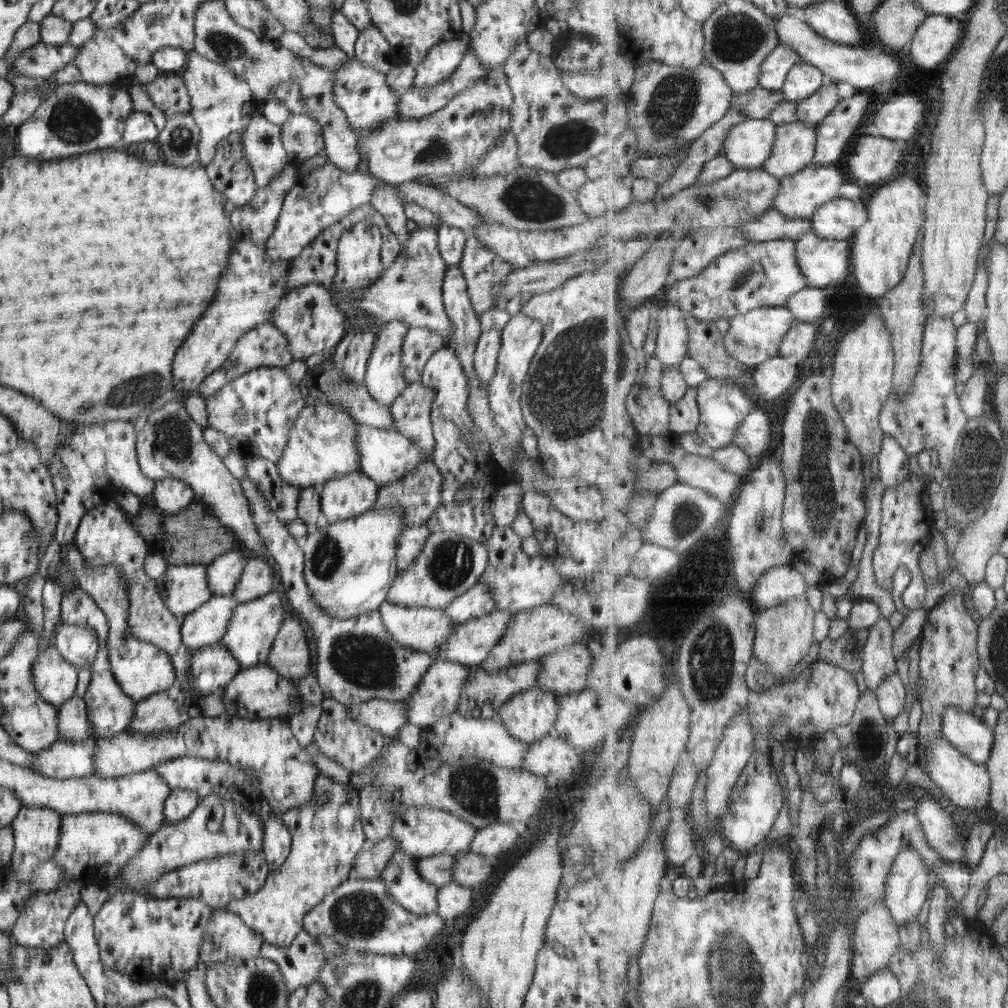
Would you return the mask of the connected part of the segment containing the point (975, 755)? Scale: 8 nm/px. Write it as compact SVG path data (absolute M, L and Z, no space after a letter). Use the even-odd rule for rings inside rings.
M949 706L944 718L944 732L946 738L969 758L981 764L990 763L998 738L982 717L959 706Z

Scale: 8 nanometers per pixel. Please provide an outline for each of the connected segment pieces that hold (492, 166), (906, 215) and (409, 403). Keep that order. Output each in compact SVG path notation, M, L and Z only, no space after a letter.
M511 129L501 134L501 140L491 148L480 164L471 170L473 176L502 175L522 166L517 153L517 140Z
M901 173L894 182L886 184L878 194L872 195L868 206L870 220L862 230L856 233L854 243L853 272L859 285L872 298L887 296L896 287L900 287L912 263L912 256L922 243L928 220L928 210L922 208L922 200L928 194L924 186Z
M420 381L410 383L389 407L394 417L394 430L415 442L425 457L432 456L435 438L431 425L433 395Z

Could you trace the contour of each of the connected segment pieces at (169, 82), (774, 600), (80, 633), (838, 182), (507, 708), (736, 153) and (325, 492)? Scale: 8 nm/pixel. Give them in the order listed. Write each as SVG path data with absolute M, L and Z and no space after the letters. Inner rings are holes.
M179 75L156 77L152 82L146 83L144 87L155 105L164 112L166 119L178 113L190 114L189 92L183 78Z
M793 564L779 566L767 572L766 576L760 579L753 599L759 609L782 606L797 596L807 595L808 581Z
M62 623L54 632L56 650L77 668L90 667L99 649L99 640L94 631L80 625Z
M821 164L781 179L784 190L776 206L796 218L812 219L820 207L840 198L842 188L848 184L844 170L822 168Z
M534 686L505 702L496 718L512 737L532 744L554 732L556 715L556 693Z
M751 118L732 129L724 155L728 155L740 169L764 169L775 155L777 142L779 142L779 124L775 120Z
M360 471L350 472L347 475L325 482L321 488L320 510L330 523L349 520L376 508L379 486Z

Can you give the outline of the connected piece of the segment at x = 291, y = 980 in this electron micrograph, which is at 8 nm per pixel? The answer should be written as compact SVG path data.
M304 930L297 934L287 949L263 940L259 956L273 960L285 972L284 982L289 994L298 986L314 983L327 961L327 953L316 944L315 937Z

